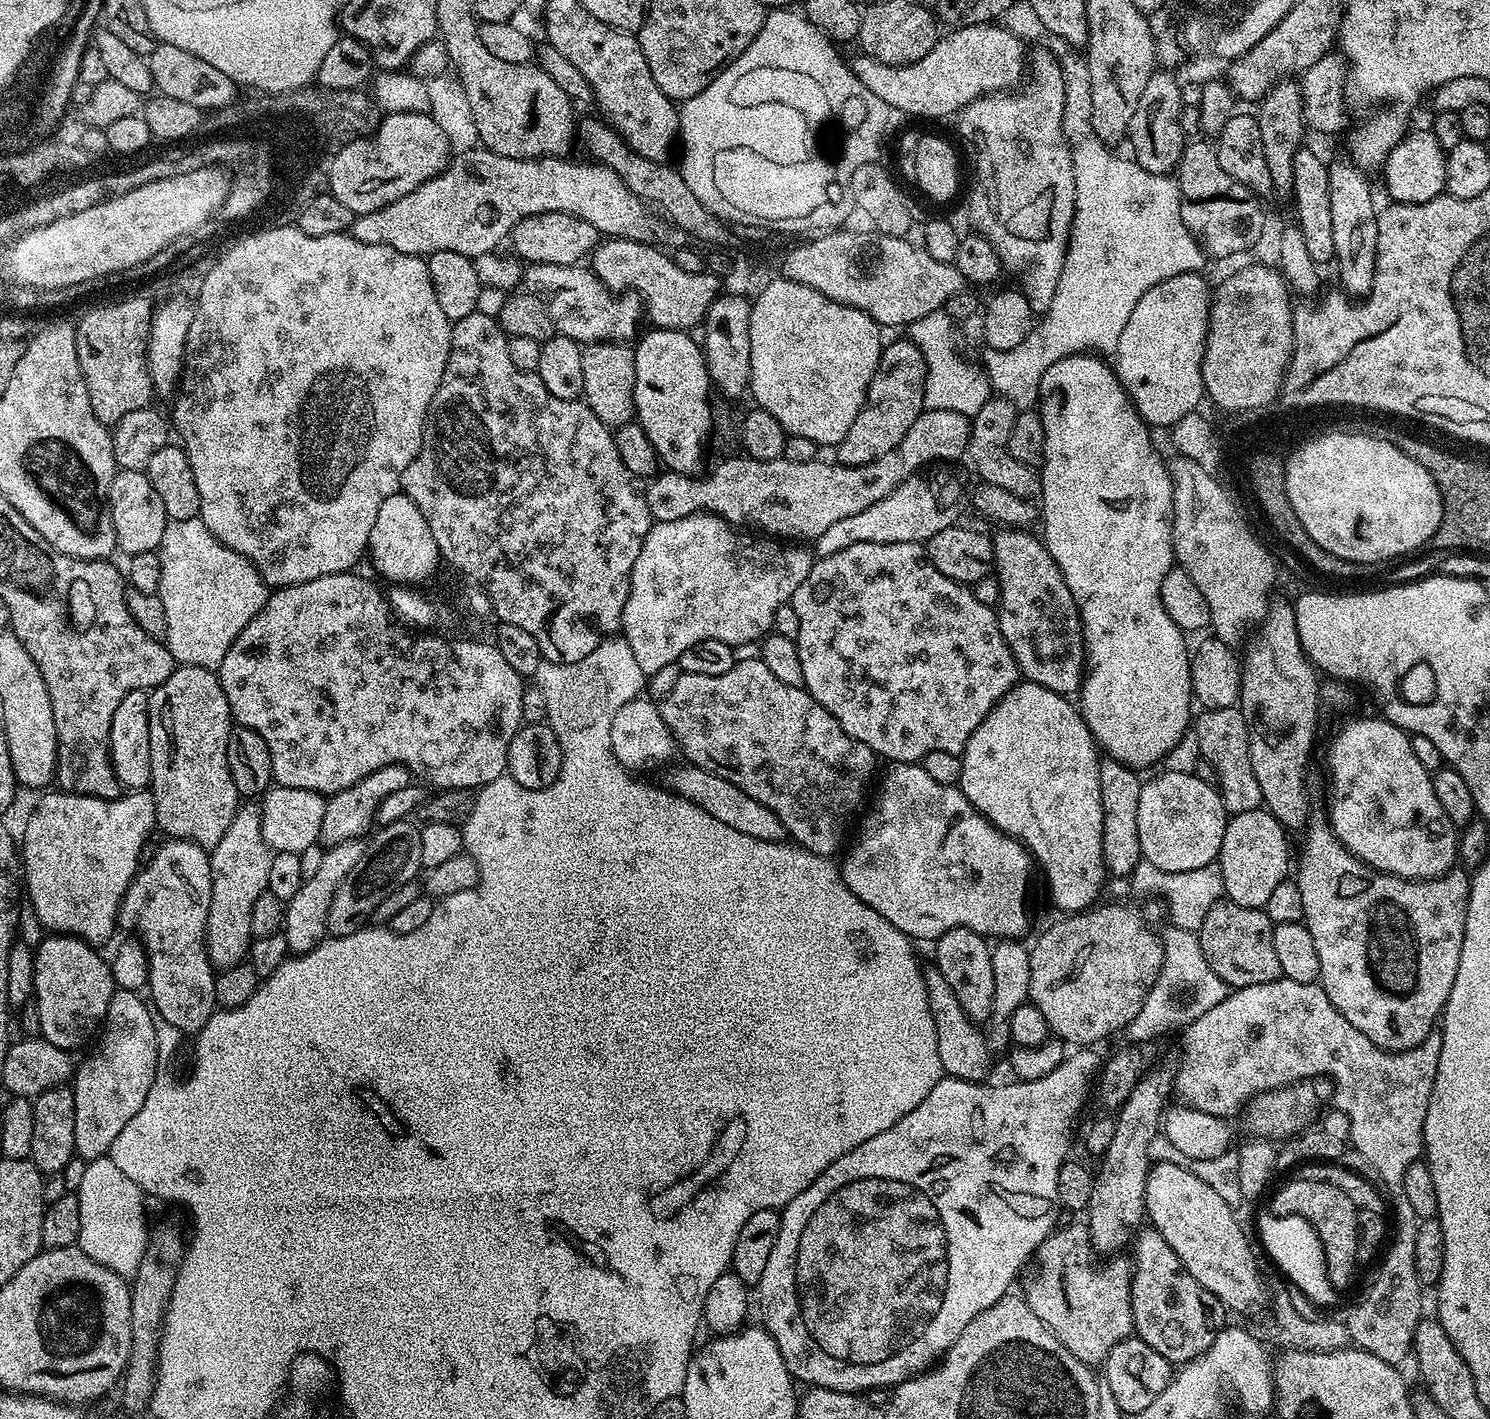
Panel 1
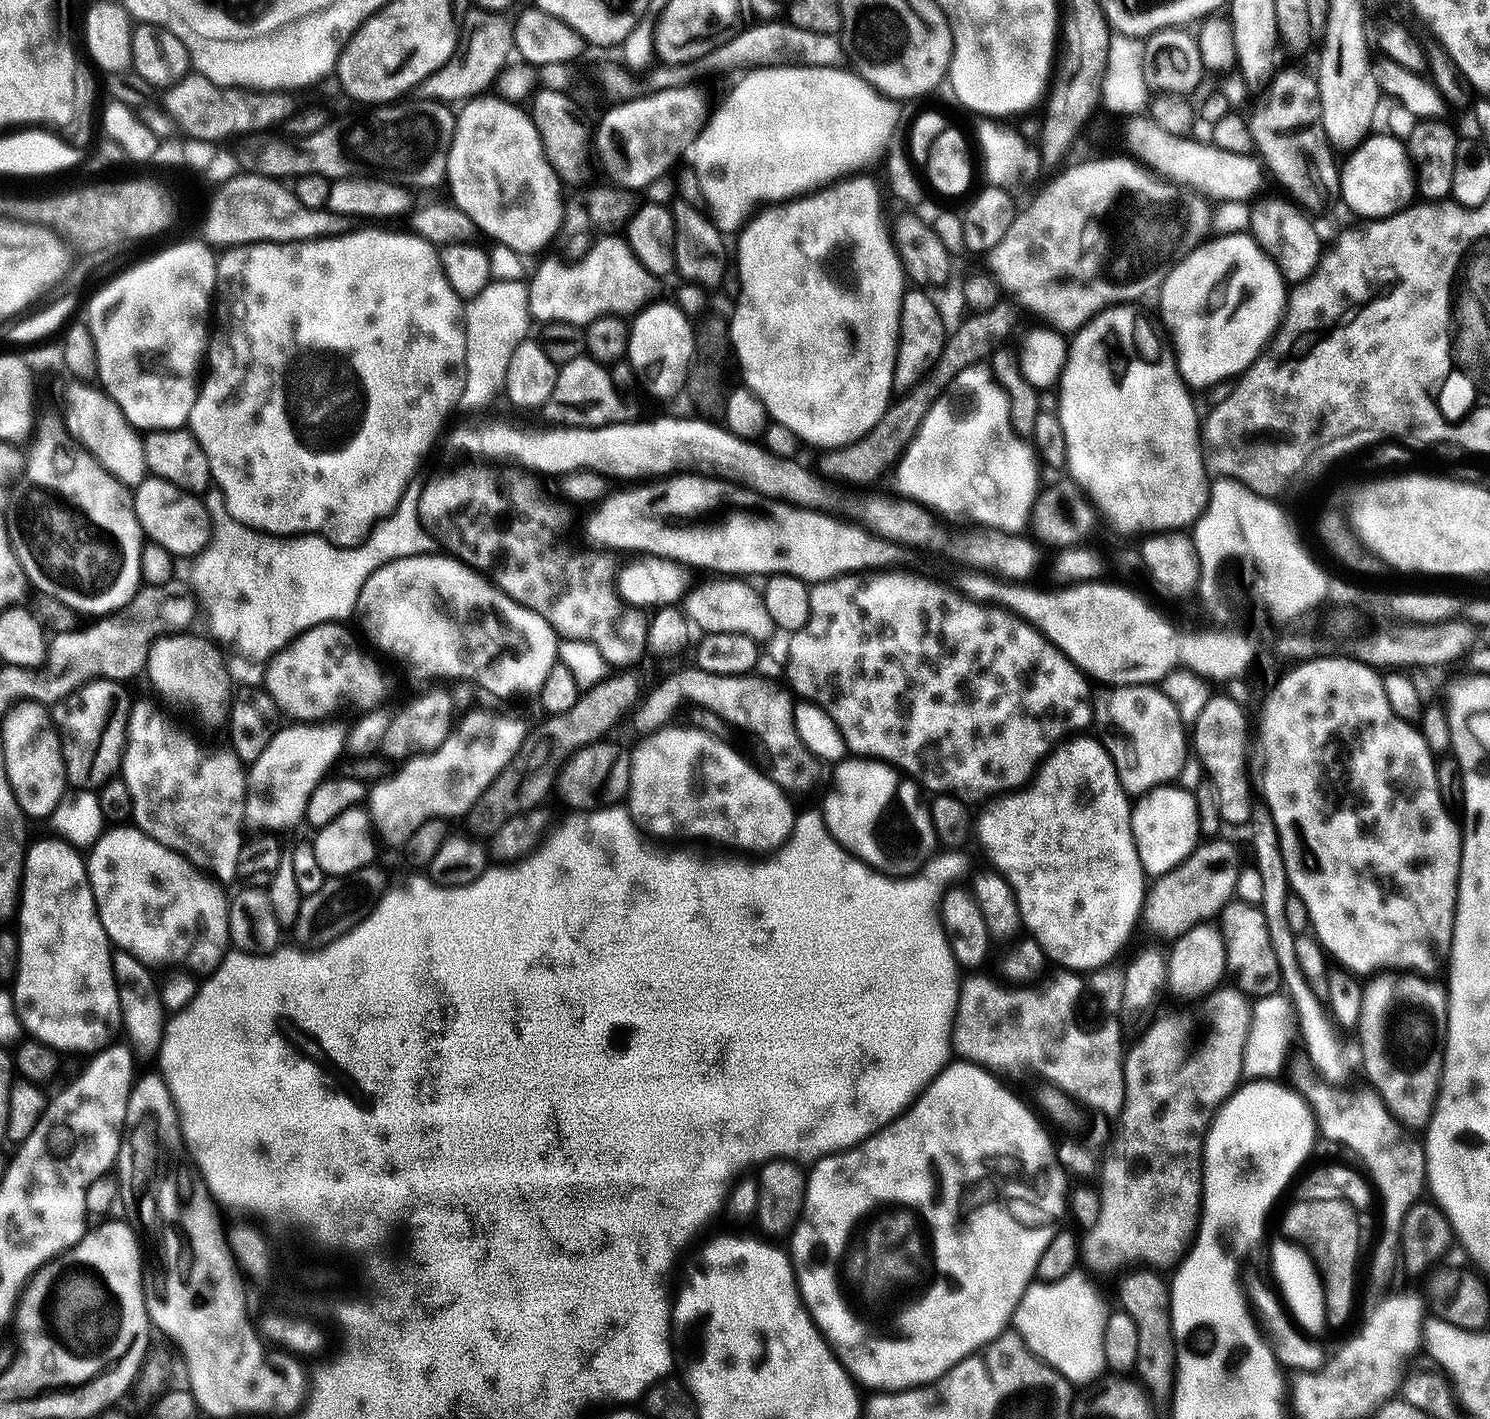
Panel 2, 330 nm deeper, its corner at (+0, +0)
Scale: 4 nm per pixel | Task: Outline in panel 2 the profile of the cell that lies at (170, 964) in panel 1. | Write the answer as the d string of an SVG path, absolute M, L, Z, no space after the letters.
M112 826L102 833L98 838L98 842L94 842L92 847L87 849L86 863L88 866L88 881L92 887L94 902L100 915L100 921L106 930L109 941L111 941L117 949L128 952L147 966L155 966L154 964L172 964L168 966L179 966L181 969L193 974L207 974L213 972L213 970L220 965L220 959L224 957L224 953L229 951L230 948L230 941L228 939L229 897L227 895L223 896L223 894L219 892L221 889L213 886L210 883L209 877L201 872L199 868L194 867L184 856L179 856L174 850L170 850L166 846L154 842L154 838L146 835L141 828L135 826Z

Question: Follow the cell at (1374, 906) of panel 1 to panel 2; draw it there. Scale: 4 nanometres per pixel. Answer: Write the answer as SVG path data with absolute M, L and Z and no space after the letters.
M1382 974L1365 983L1362 994L1362 1018L1358 1035L1360 1035L1360 1056L1364 1059L1364 1072L1368 1075L1369 1082L1376 1087L1375 1095L1386 1105L1393 1120L1408 1130L1411 1128L1427 1129L1431 1122L1432 1112L1436 1108L1436 1096L1440 1093L1440 1075L1444 1069L1444 1046L1448 1038L1448 994L1441 985L1439 988L1434 983L1436 982L1415 974Z

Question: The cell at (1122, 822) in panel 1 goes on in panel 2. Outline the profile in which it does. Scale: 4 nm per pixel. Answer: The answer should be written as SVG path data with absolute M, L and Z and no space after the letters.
M1135 684L1129 688L1109 687L1101 692L1104 693L1101 696L1099 693L1094 700L1094 732L1110 754L1118 782L1122 782L1125 792L1143 794L1151 788L1171 785L1190 758L1190 736L1186 723L1179 717L1176 705L1167 697L1163 687Z

